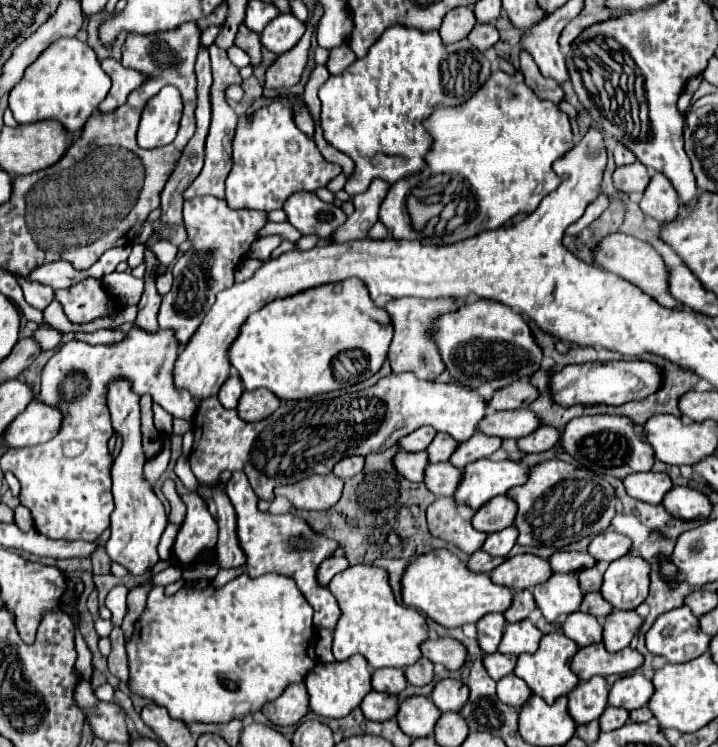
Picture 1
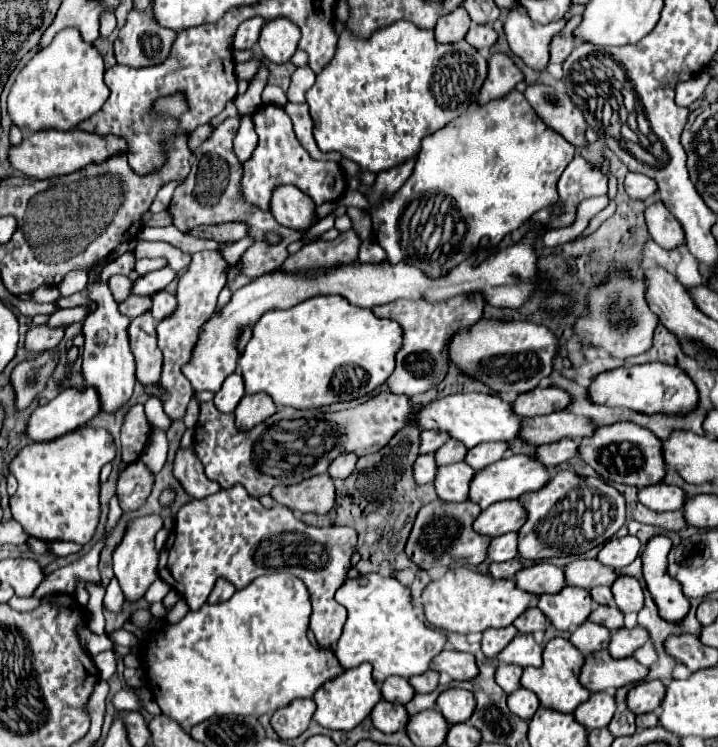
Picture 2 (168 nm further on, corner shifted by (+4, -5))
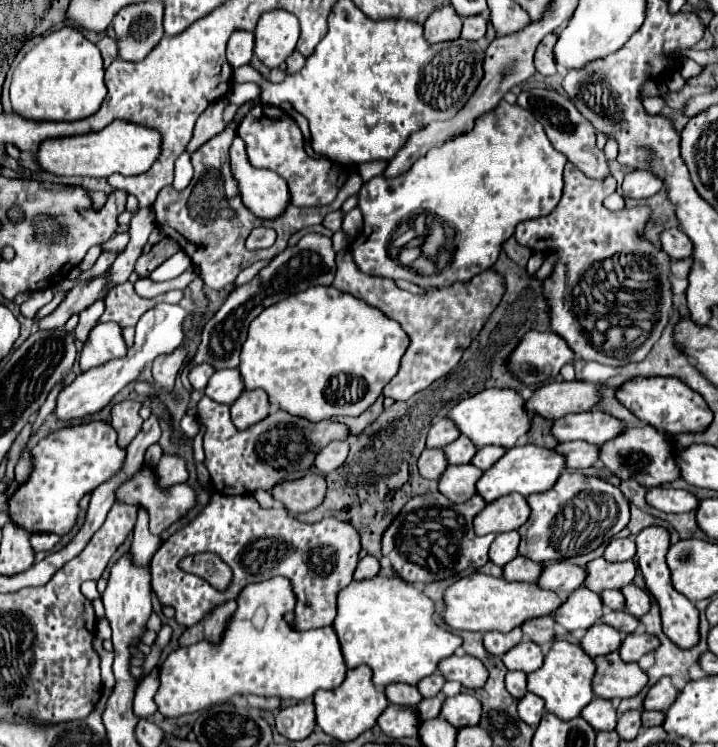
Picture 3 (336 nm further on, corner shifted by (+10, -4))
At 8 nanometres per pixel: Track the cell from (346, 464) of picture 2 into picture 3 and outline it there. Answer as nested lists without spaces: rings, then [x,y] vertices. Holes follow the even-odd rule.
[[[333,441],[325,449],[319,451],[319,455],[315,459],[315,467],[323,475],[333,473],[335,469],[339,469],[345,463],[347,455],[349,455],[349,443],[347,441]]]

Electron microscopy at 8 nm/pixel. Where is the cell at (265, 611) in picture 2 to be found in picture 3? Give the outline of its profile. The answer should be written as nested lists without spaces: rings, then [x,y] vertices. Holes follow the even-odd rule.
[[[285,577],[249,583],[245,589],[241,589],[237,597],[237,611],[229,617],[225,635],[221,635],[221,643],[209,643],[207,639],[201,639],[189,647],[177,647],[161,663],[161,685],[155,695],[159,713],[163,713],[165,717],[181,717],[211,707],[213,703],[227,703],[235,695],[261,695],[305,701],[319,689],[335,689],[337,685],[341,685],[347,667],[333,627],[311,631],[295,631],[293,627],[289,627],[285,621],[285,613],[295,609],[295,599],[297,595],[293,591],[293,583]]]

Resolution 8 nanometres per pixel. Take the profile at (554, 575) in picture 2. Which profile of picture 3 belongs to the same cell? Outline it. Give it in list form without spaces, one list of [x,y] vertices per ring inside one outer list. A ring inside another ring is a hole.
[[[553,561],[553,563],[543,565],[541,579],[537,579],[537,585],[541,589],[557,591],[557,595],[561,595],[561,599],[565,599],[573,589],[583,585],[585,575],[587,575],[585,567],[571,565],[565,561]]]

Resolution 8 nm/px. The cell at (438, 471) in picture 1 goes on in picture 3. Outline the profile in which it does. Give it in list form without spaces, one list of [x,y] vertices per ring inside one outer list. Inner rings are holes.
[[[449,465],[439,479],[439,493],[453,503],[465,503],[475,495],[475,483],[481,473],[475,465]]]

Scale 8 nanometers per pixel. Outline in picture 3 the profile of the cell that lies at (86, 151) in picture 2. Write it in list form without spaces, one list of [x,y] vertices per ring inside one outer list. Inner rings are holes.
[[[117,119],[103,131],[85,133],[75,137],[45,139],[35,153],[35,161],[45,173],[53,175],[87,175],[87,177],[109,177],[113,173],[139,175],[147,171],[161,151],[161,137],[155,129],[141,127],[131,121]]]

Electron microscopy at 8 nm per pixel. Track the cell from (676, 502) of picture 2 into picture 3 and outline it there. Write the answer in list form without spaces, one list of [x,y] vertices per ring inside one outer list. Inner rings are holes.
[[[653,487],[647,491],[647,505],[663,513],[687,513],[697,509],[697,497],[685,489]]]

